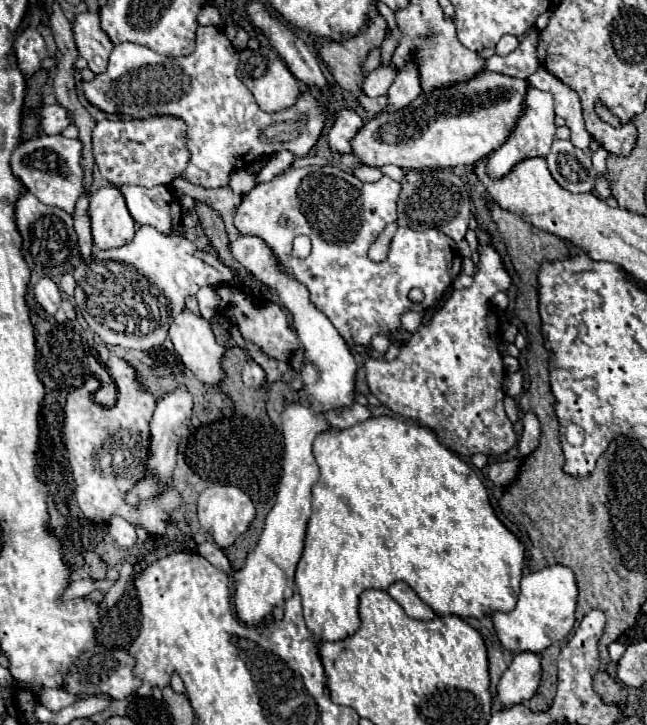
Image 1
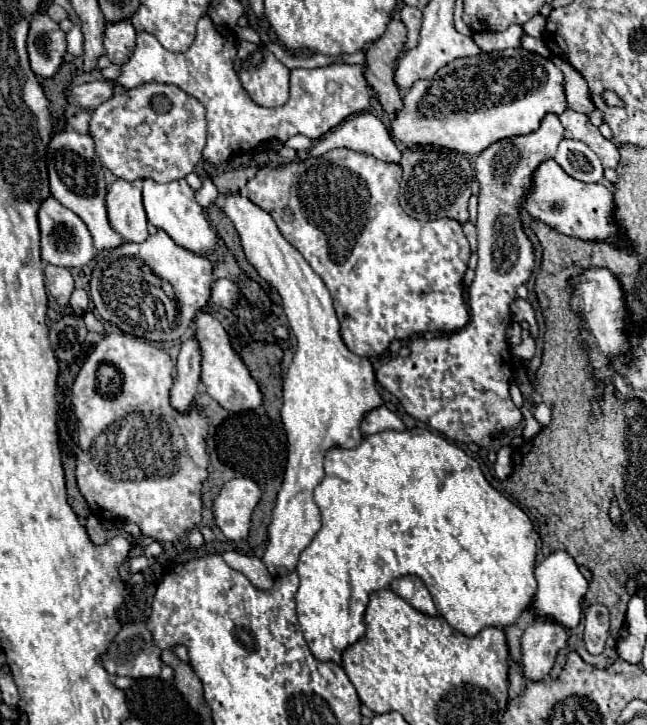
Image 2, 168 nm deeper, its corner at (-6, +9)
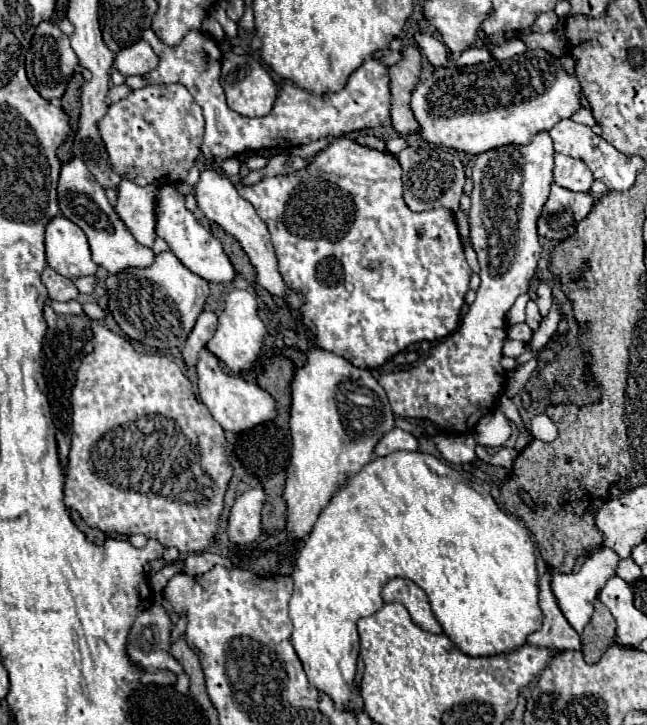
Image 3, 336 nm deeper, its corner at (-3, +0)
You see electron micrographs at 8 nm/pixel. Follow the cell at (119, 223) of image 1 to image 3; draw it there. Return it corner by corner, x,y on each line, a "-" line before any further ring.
122,180
118,186
118,202
116,202
116,214
128,226
132,236
142,246
152,246
156,234
154,234
154,198
158,188
156,186
136,186
130,180

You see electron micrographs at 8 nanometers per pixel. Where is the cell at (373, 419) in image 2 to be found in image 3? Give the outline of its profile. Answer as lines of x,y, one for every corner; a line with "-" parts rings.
392,428
390,432
384,434
384,438
376,444
374,448
374,454
376,456
386,456
390,452
396,452
396,450
416,450
418,448
418,440
410,434
410,432
404,432
400,428

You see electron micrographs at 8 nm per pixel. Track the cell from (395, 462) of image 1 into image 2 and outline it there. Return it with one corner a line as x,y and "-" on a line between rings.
415,427
415,429
407,429
407,431
383,431
383,433
365,437
361,441
361,445
357,445
355,449
331,449
325,455
325,479
315,489
315,505
321,511
321,529
317,531
317,535
313,537
309,547
301,551
301,557
297,563
297,573
299,573
301,583
299,583
299,591
297,591
295,599
297,599
297,617
299,617
303,637
309,645
309,651
313,653
313,657
317,661
333,661
333,663
341,665
341,657
345,653
343,649
351,647
365,635
363,613
365,613
369,595
373,591
387,589
393,579
403,577
403,575
417,575
429,589
429,593
435,601
435,607
445,617
445,621
467,637
475,637
485,627
503,629
503,627
515,625
517,619
521,617
521,613
527,611
533,603
535,589
537,589
537,583
533,577
535,555
537,555
537,545
535,545
537,533
533,529
531,519
517,505
513,505
507,497
503,497
497,489
493,489
487,483
487,479
481,473
475,459
467,457
467,453
463,449
449,445
443,437
439,437
427,429

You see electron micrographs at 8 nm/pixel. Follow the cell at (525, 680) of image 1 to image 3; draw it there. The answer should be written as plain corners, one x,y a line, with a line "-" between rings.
544,574
540,578
540,608
544,614
540,630
528,636
530,646
550,648
550,650
580,650
580,636
576,630
566,622
564,614
560,612
556,598
550,590
550,578

